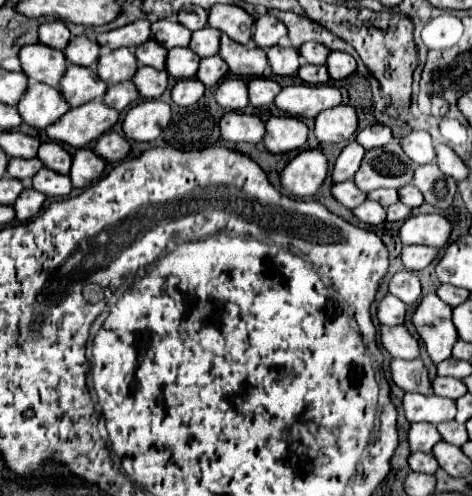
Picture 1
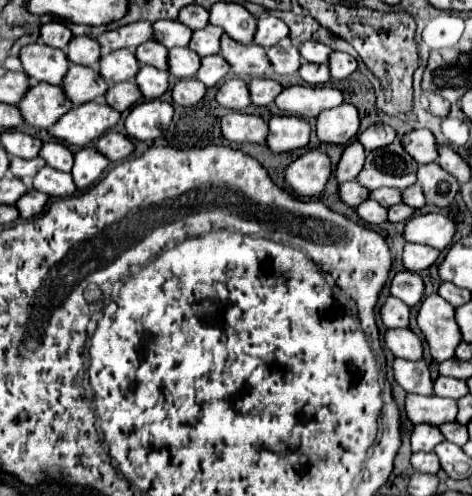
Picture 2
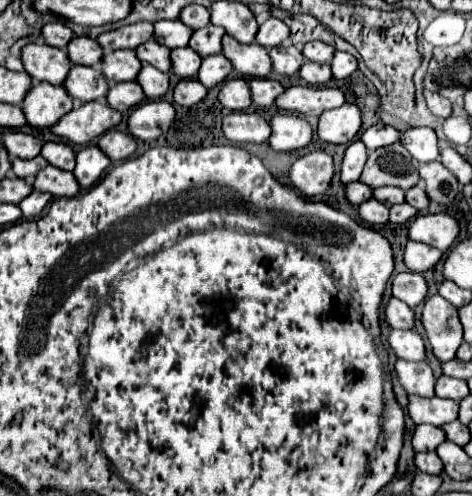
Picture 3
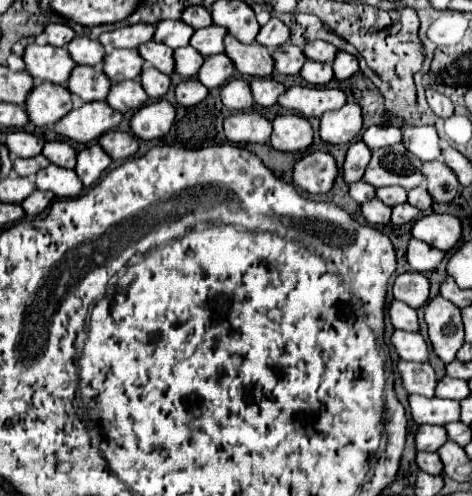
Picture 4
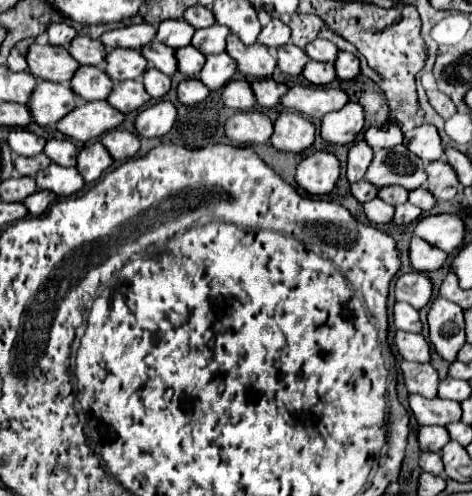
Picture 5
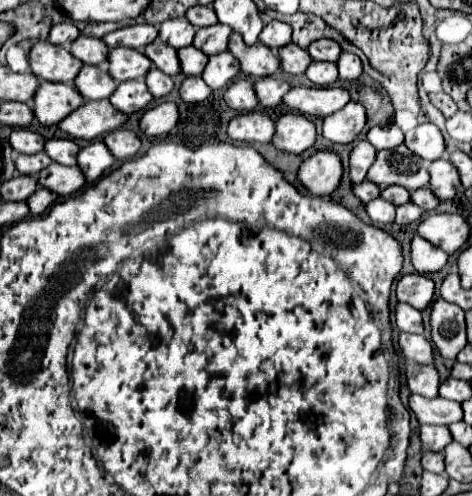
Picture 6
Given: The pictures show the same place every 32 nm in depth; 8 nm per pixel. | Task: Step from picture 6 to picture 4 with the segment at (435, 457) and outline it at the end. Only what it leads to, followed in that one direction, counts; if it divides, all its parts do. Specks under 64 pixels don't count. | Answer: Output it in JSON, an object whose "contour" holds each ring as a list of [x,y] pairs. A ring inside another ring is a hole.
{"contour":[[[418,452],[416,464],[428,474],[442,474],[442,460],[438,452]]]}

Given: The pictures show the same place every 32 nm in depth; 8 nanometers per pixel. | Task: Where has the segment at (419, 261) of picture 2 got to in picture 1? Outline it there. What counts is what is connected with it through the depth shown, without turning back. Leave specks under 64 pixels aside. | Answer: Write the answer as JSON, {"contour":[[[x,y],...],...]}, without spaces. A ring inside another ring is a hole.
{"contour":[[[404,246],[402,248],[402,264],[410,272],[418,272],[418,270],[430,266],[430,262],[436,256],[438,256],[438,250],[430,248],[430,246]]]}

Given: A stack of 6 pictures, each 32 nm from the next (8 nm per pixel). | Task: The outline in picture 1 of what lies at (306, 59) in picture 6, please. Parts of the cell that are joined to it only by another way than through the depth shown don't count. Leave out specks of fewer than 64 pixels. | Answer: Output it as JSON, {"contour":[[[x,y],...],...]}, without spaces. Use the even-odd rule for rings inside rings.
{"contour":[[[272,46],[266,50],[268,54],[268,64],[272,68],[274,74],[280,74],[280,76],[292,76],[298,72],[302,60],[300,60],[300,54],[296,48],[292,46]]]}

